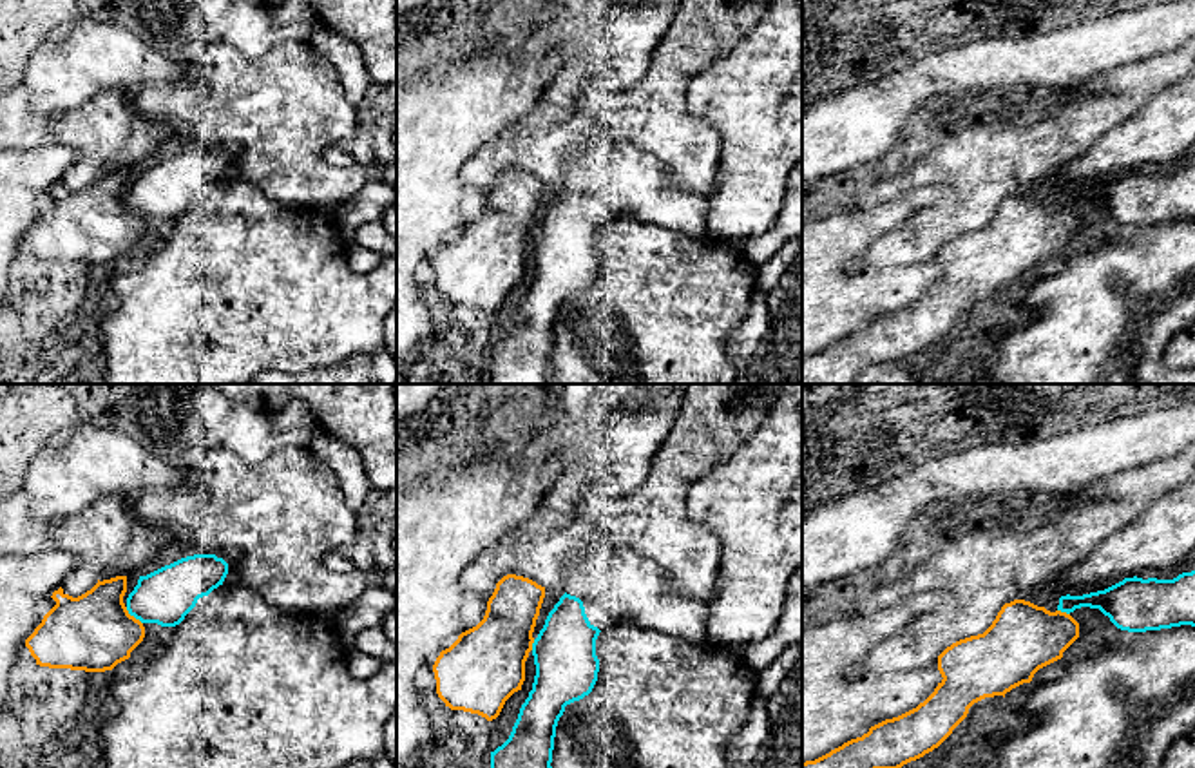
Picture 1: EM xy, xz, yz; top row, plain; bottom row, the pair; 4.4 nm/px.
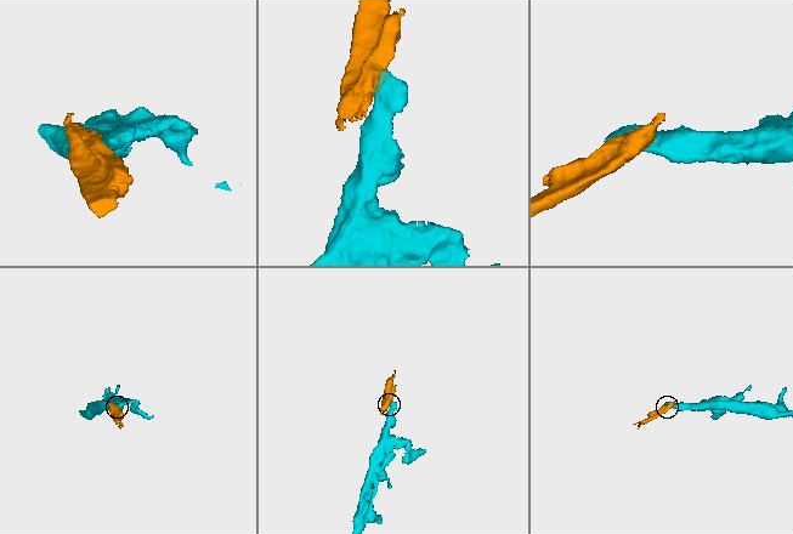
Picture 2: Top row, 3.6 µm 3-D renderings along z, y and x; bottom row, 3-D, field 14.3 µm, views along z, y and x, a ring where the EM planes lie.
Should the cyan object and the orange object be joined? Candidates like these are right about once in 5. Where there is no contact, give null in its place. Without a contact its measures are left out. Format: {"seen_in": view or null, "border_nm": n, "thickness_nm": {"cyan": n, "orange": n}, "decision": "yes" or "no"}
{"seen_in": "xy", "border_nm": 110, "thickness_nm": {"cyan": 240, "orange": 340}, "decision": "no"}

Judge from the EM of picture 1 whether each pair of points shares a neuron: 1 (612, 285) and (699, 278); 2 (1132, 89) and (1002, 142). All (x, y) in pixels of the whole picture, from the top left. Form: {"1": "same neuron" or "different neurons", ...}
{"1": "same neuron", "2": "same neuron"}

